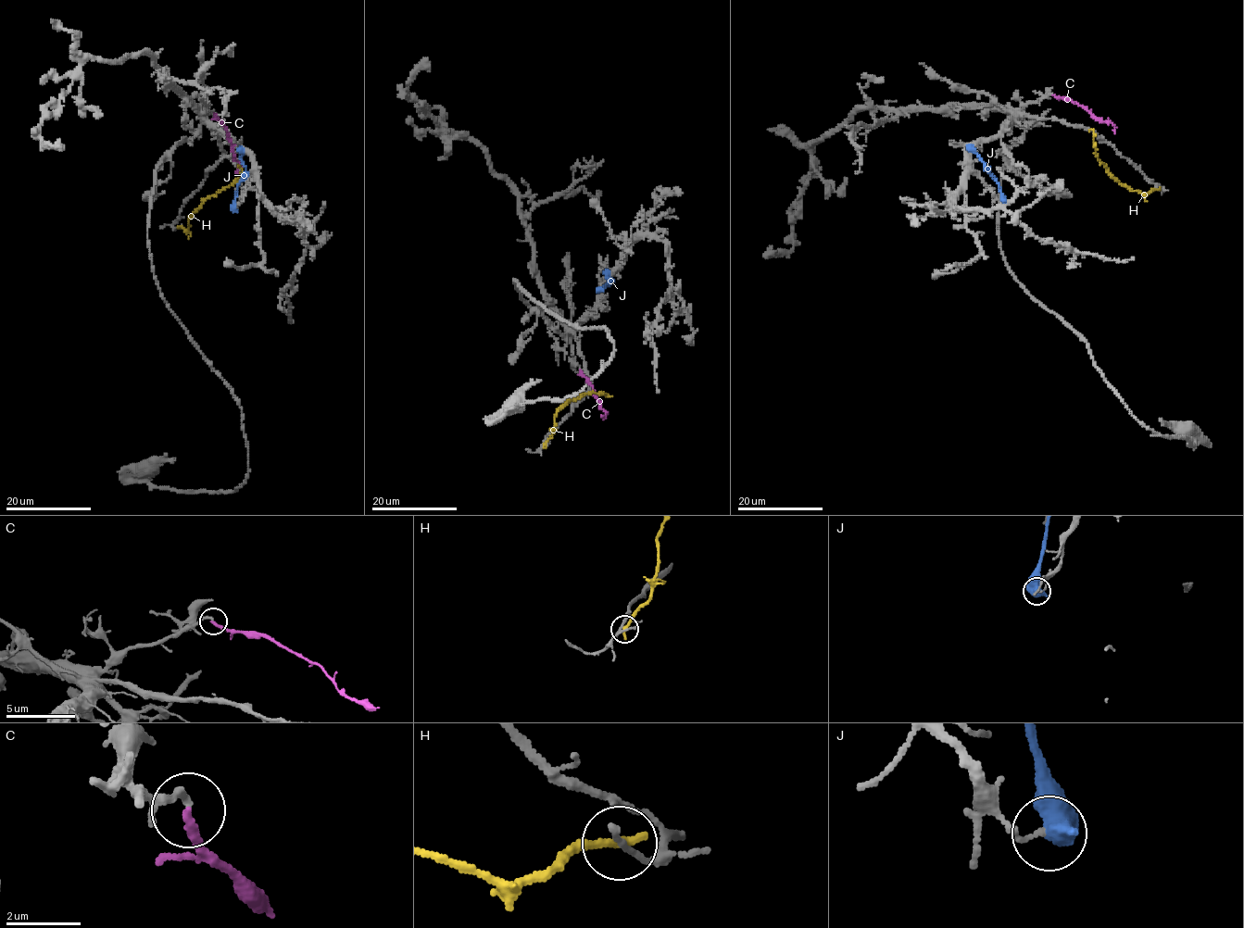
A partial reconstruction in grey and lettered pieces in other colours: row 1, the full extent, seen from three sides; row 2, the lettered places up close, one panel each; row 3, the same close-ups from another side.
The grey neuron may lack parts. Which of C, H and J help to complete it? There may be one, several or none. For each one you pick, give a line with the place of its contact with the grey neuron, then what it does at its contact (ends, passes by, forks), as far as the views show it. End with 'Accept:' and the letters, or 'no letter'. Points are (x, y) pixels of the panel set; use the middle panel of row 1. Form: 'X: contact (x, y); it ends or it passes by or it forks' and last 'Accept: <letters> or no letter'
Accept: no letter

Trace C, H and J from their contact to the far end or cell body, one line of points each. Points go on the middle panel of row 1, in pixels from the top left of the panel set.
C: (580, 370), (606, 415), (603, 416)
H: (544, 445), (553, 431), (555, 418), (559, 407), (593, 392), (607, 395), (603, 392)
J: (599, 287), (603, 289), (611, 282), (606, 269)

